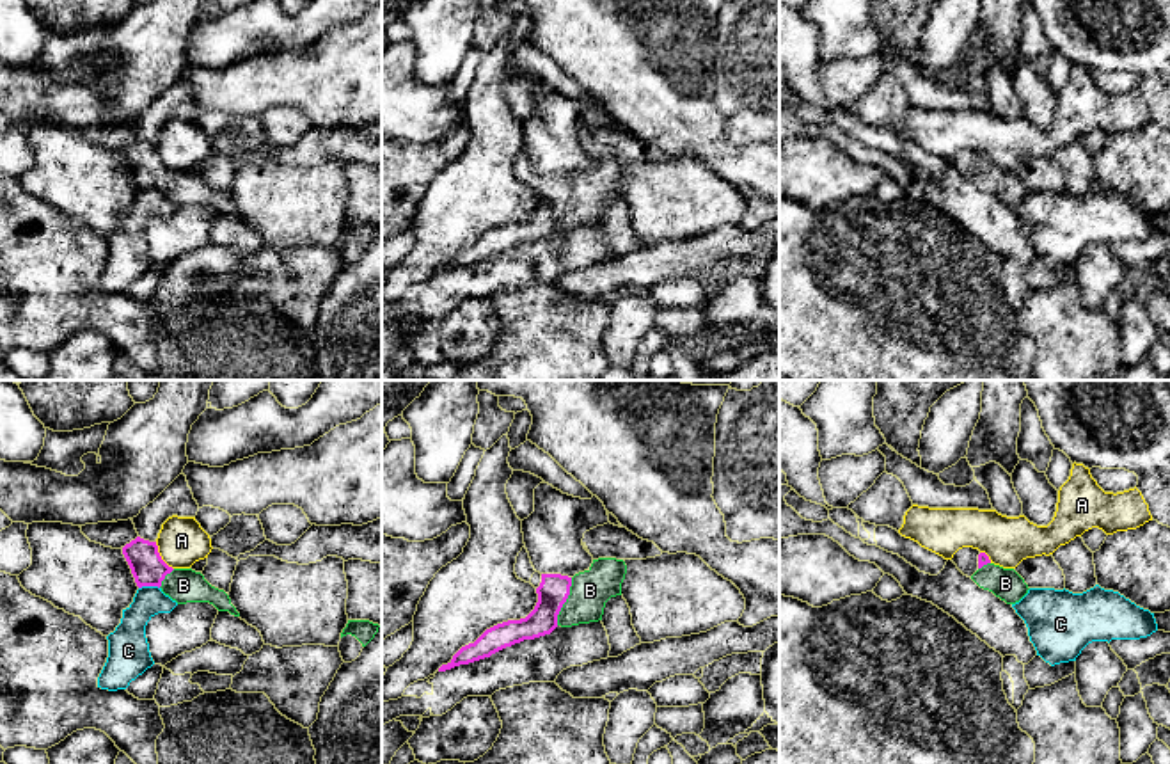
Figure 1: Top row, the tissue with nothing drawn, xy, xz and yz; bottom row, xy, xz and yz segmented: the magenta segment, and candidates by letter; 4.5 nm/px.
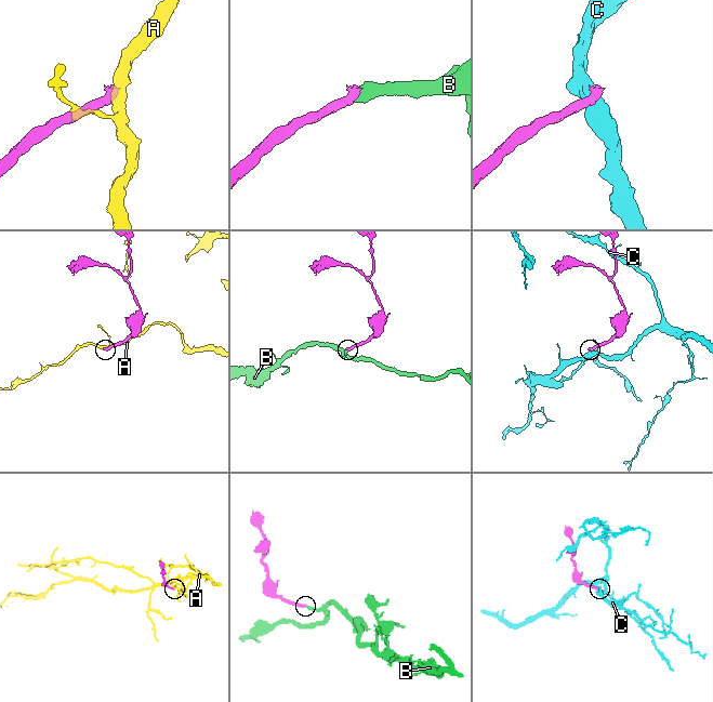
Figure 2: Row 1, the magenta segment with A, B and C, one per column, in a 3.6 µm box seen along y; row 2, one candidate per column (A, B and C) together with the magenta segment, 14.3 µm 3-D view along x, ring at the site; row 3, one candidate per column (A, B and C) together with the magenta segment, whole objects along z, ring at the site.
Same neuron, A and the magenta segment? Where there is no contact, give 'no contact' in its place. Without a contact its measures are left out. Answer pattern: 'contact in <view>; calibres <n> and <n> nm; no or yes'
contact in xy; calibres 150 and 220 nm; no

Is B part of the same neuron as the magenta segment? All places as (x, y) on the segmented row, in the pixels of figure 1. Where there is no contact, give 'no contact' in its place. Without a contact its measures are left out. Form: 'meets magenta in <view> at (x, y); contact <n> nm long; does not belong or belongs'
meets magenta in xz at (565, 601); contact 220 nm long; belongs

